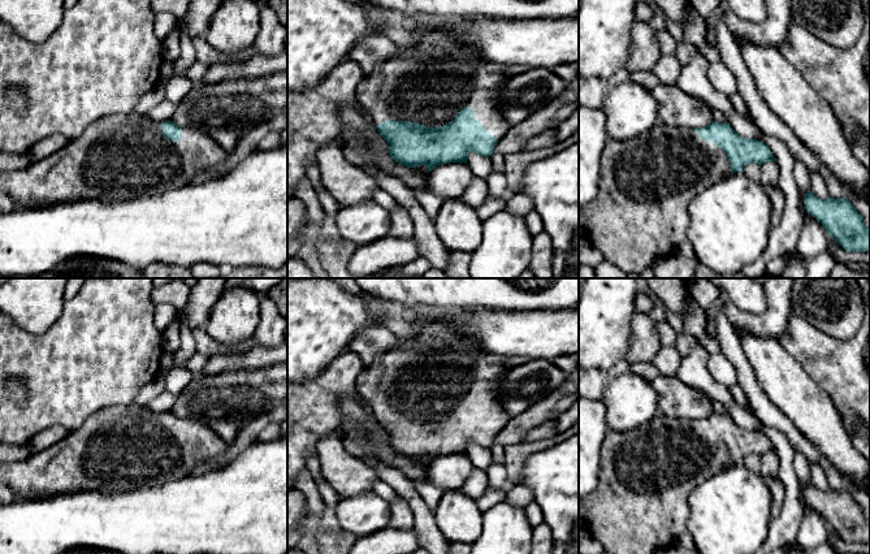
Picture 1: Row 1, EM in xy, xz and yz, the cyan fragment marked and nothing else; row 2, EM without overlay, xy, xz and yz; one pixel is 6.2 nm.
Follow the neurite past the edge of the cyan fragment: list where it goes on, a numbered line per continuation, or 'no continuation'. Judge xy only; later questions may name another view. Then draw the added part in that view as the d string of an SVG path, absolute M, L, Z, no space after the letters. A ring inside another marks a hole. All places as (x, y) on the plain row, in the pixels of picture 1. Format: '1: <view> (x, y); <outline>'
1: xy (117, 449); M109 407L92 414L78 429L48 449L30 454L26 460L0 464L0 484L7 484L14 498L39 499L66 493L98 490L101 493L126 492L140 486L157 486L182 480L211 458L225 454L228 443L207 425L182 419L182 432L166 430L161 415L147 407Z

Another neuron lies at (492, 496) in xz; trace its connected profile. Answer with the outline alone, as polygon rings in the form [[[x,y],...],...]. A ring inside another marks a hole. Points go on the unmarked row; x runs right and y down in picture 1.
[[[489,484],[485,493],[479,499],[476,499],[481,514],[490,510],[494,505],[502,502],[506,498],[506,494],[506,490],[495,489]]]

